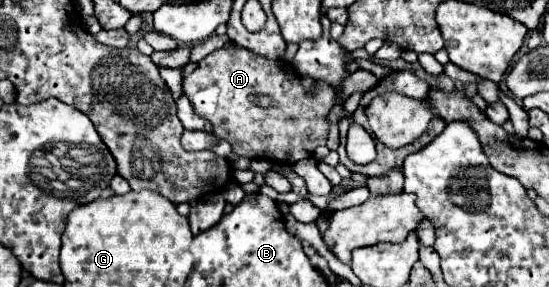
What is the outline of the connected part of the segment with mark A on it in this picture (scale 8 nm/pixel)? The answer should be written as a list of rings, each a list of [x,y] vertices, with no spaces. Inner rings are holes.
[[[233,42],[205,56],[197,64],[197,68],[187,78],[183,78],[183,94],[193,104],[195,114],[207,118],[213,124],[213,134],[227,140],[233,146],[235,154],[287,164],[309,158],[317,146],[327,144],[329,124],[325,122],[325,110],[333,106],[333,90],[329,90],[329,86],[325,86],[323,82],[315,82],[315,86],[317,92],[313,98],[309,98],[301,86],[301,78],[297,78],[297,72],[289,62],[263,58]]]

